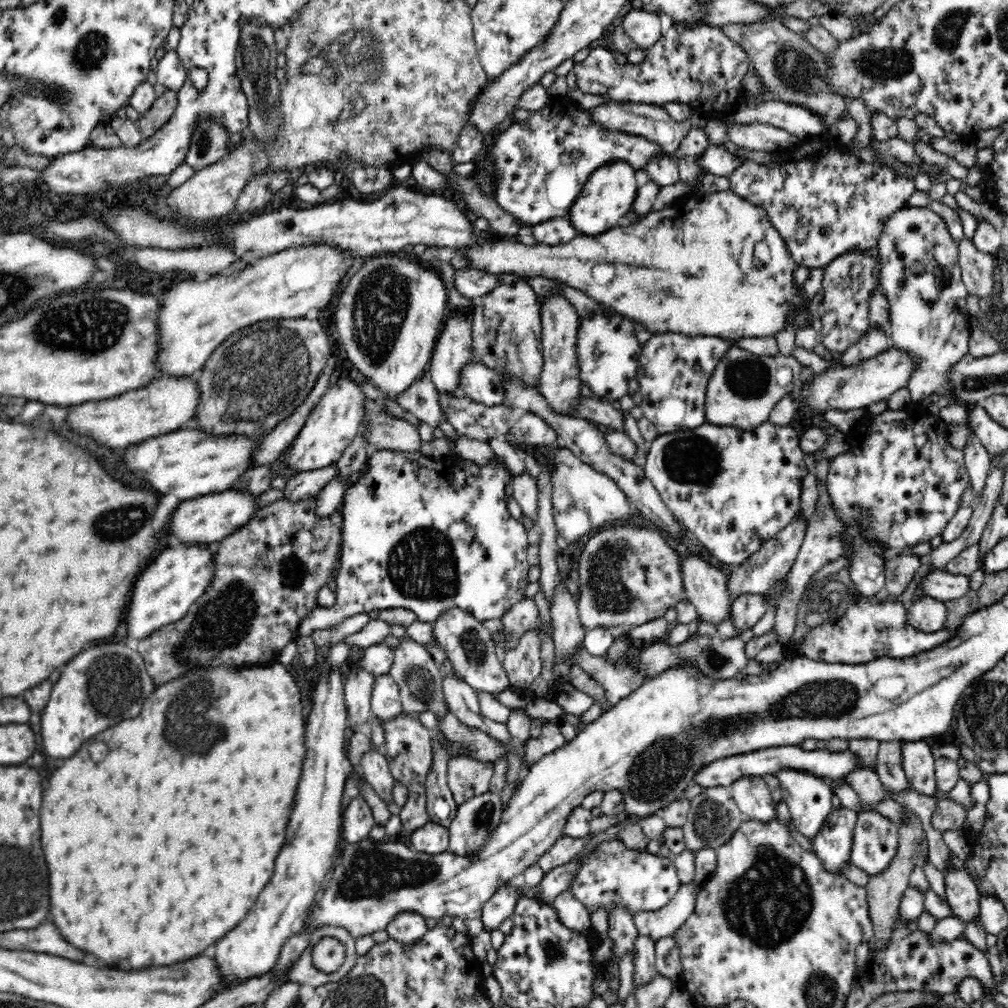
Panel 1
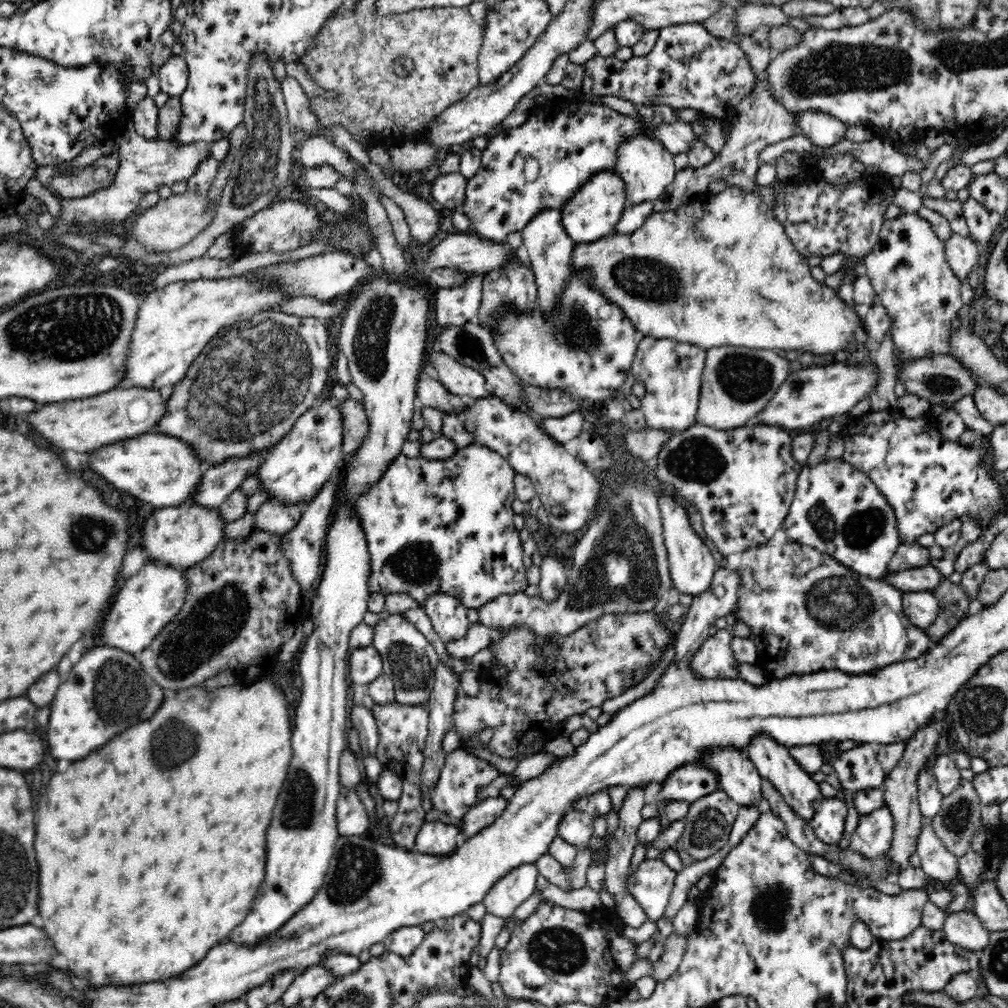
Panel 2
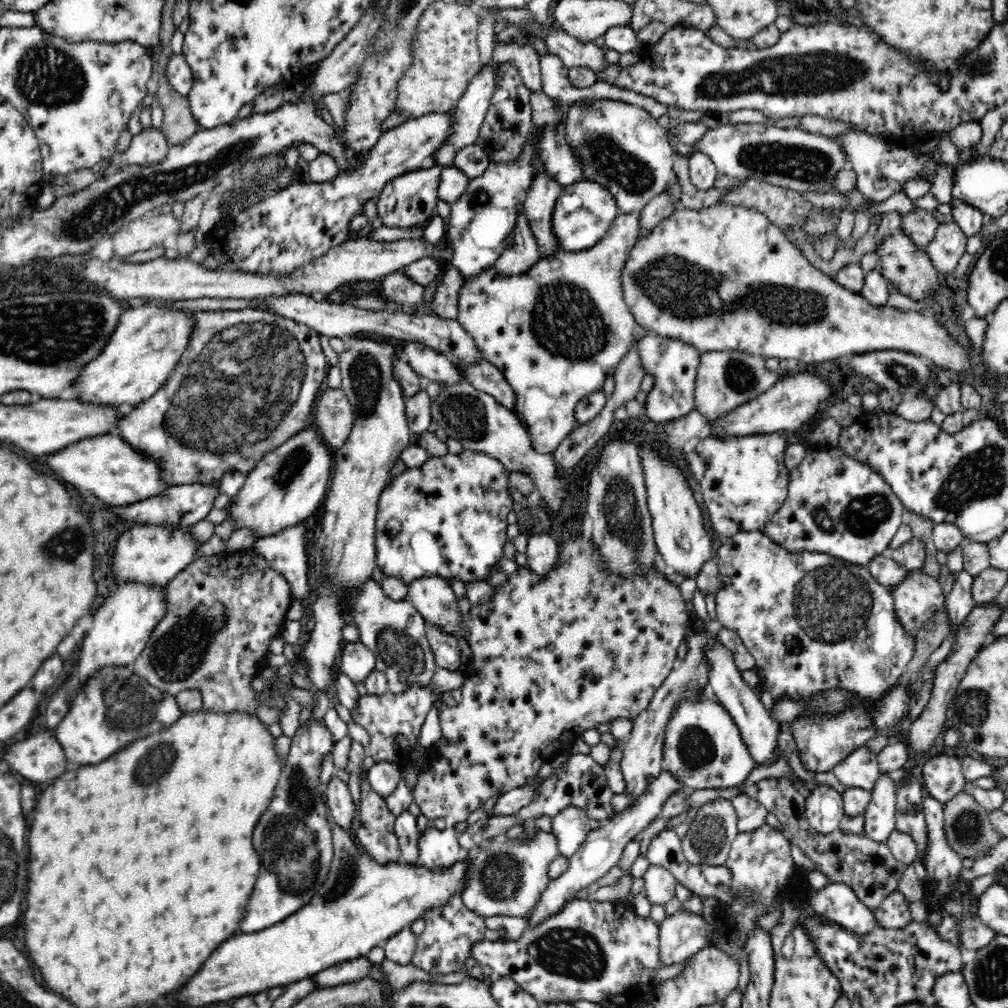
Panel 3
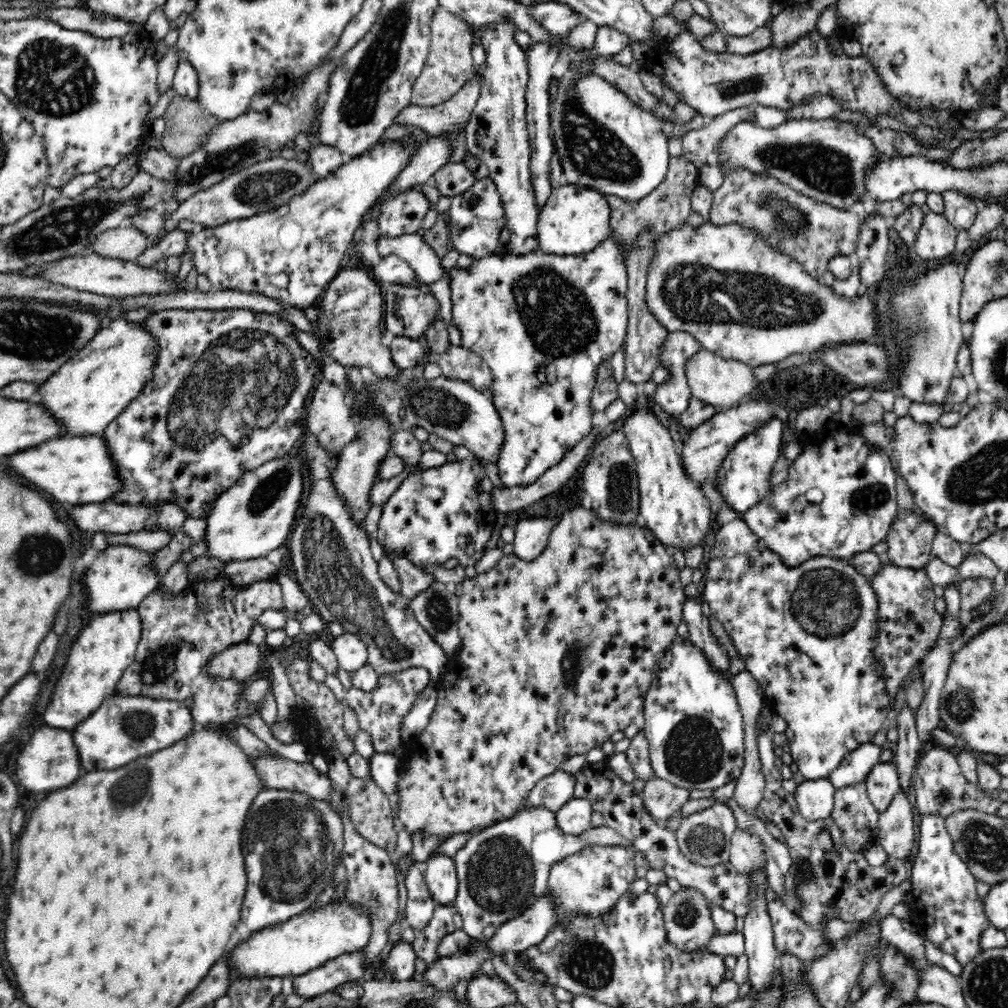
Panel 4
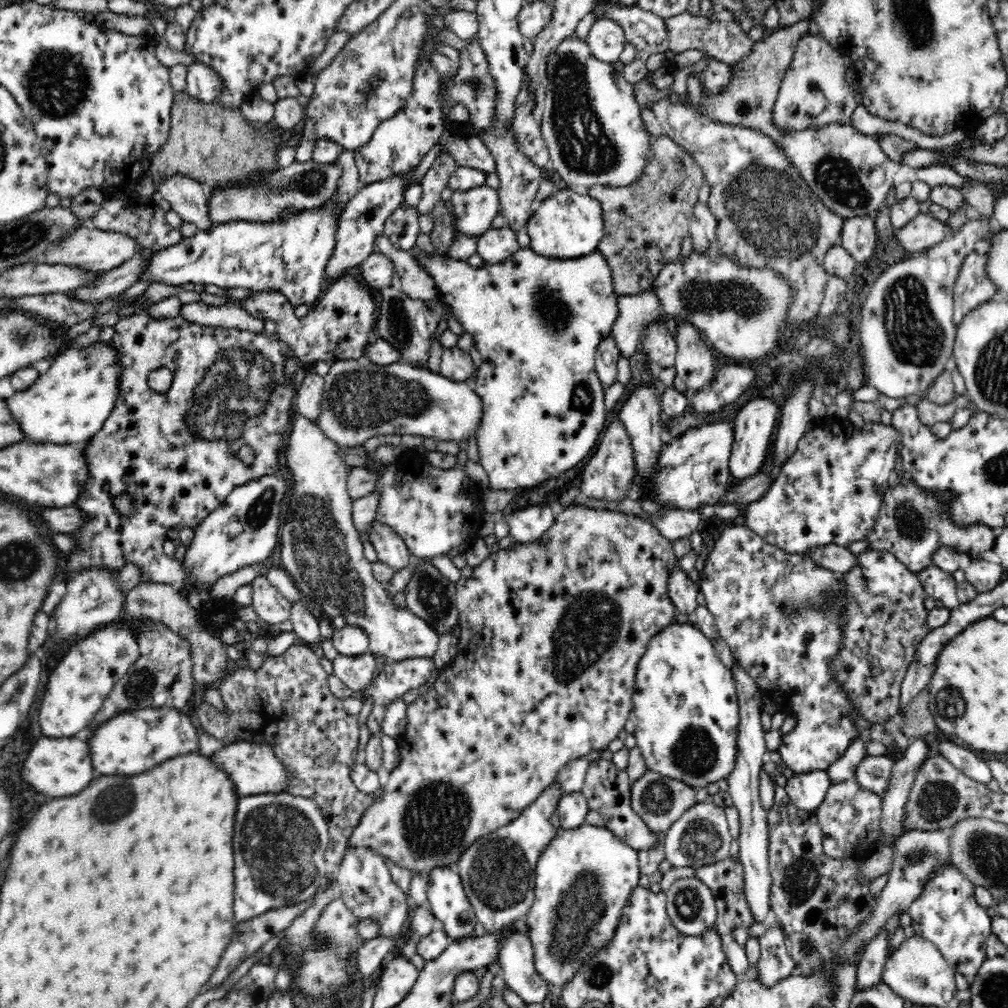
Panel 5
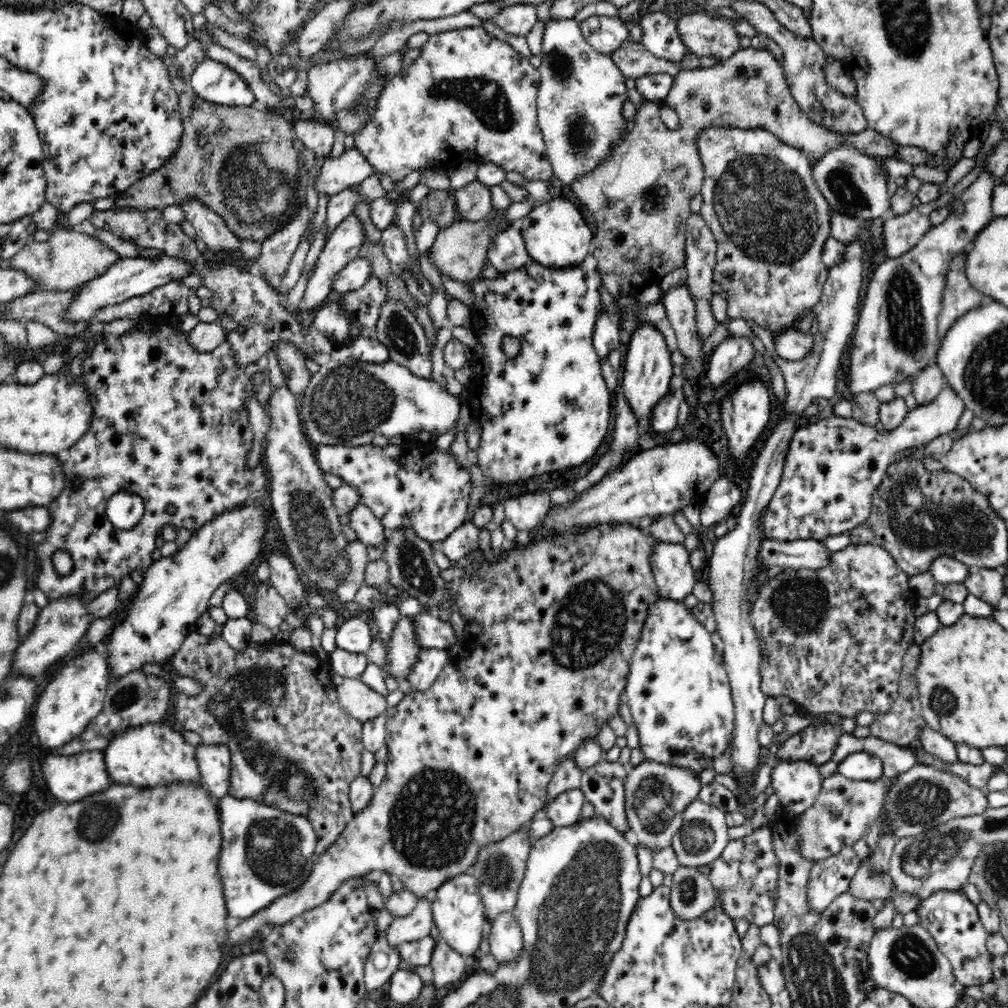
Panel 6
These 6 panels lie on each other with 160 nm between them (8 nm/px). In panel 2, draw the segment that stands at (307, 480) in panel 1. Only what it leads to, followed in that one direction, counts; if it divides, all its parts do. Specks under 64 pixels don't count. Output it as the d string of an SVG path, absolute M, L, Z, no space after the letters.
M265 502L254 514L253 530L284 535L296 526L305 509L305 504L285 506L279 502Z

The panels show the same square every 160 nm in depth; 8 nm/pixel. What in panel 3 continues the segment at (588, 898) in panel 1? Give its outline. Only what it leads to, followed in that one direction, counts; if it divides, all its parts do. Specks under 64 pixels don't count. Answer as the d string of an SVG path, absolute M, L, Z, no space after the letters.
M650 865L643 878L648 900L652 904L665 905L674 898L677 880L670 871Z

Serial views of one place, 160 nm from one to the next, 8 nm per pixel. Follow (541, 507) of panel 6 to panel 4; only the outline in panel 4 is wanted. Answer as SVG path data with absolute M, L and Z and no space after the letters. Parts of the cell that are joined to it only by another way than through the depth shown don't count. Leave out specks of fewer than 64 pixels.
M530 517L518 520L513 540L514 554L526 561L538 558L547 546L550 532L556 524L556 520L545 517Z

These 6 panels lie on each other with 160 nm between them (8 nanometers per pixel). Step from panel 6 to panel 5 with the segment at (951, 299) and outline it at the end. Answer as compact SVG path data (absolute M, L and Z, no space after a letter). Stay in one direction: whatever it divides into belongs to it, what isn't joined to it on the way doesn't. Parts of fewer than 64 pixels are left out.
M966 254L956 276L953 291L952 323L954 325L958 326L968 312L988 302L996 294L997 287L986 275L985 266L986 255Z

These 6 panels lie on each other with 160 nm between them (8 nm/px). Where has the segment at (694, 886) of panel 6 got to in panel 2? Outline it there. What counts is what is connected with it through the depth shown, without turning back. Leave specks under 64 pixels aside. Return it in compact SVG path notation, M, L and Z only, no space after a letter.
M672 934L666 937L663 944L663 952L655 962L654 980L661 982L667 980L674 972L678 971L678 967L682 962L689 934Z

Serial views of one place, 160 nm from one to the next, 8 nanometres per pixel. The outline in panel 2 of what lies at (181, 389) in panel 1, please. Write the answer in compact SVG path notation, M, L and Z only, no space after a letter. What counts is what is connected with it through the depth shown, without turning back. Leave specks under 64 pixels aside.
M114 387L96 396L46 404L42 410L30 412L26 416L26 422L36 434L40 434L46 442L50 442L60 450L90 452L106 444L150 433L152 426L162 418L164 412L166 412L166 400L162 398L159 390Z

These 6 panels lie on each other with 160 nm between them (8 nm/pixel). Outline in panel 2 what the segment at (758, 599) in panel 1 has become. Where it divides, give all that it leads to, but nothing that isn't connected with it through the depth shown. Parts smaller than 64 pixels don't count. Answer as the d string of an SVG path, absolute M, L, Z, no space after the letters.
M718 630L716 634L704 642L690 658L690 671L700 679L720 679L725 683L730 679L742 679L738 670L739 662L734 658L730 648L733 636L726 630Z

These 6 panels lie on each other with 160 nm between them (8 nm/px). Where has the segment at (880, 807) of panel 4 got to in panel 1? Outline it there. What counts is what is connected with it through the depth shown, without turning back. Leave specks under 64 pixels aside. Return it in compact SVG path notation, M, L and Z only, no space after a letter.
M871 810L857 815L850 860L854 866L874 876L886 870L898 850L898 827L882 814Z

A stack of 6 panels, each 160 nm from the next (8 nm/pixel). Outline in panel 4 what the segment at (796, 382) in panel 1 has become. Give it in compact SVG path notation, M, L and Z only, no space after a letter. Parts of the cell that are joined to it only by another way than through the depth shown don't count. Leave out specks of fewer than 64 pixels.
M700 349L690 358L686 358L686 381L690 387L692 396L699 398L706 404L711 404L719 409L736 406L745 401L744 396L750 394L750 390L756 388L756 377L752 372L753 368L746 363L733 360L726 360L715 352Z

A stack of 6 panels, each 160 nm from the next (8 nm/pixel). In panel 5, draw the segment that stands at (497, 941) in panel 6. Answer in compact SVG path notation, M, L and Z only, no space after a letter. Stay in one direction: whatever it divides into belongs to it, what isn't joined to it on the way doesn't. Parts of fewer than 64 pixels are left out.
M514 925L502 929L496 956L505 983L528 1006L546 1001L548 984L536 971L532 943L526 932L519 932Z

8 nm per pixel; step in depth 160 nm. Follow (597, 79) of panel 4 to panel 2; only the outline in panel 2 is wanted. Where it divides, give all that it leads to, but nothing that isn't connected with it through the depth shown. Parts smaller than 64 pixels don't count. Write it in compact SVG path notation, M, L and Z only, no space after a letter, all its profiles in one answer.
M643 131L642 134L628 135L626 139L623 139L622 146L617 149L614 166L604 168L602 171L616 173L624 181L626 199L629 199L632 205L655 201L676 176L675 155L649 133Z

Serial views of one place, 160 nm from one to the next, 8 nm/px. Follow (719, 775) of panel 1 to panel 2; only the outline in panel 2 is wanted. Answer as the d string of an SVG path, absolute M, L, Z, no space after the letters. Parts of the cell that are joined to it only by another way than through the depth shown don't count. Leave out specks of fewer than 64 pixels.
M689 763L676 768L660 784L656 801L686 801L693 803L701 796L718 790L716 773Z

